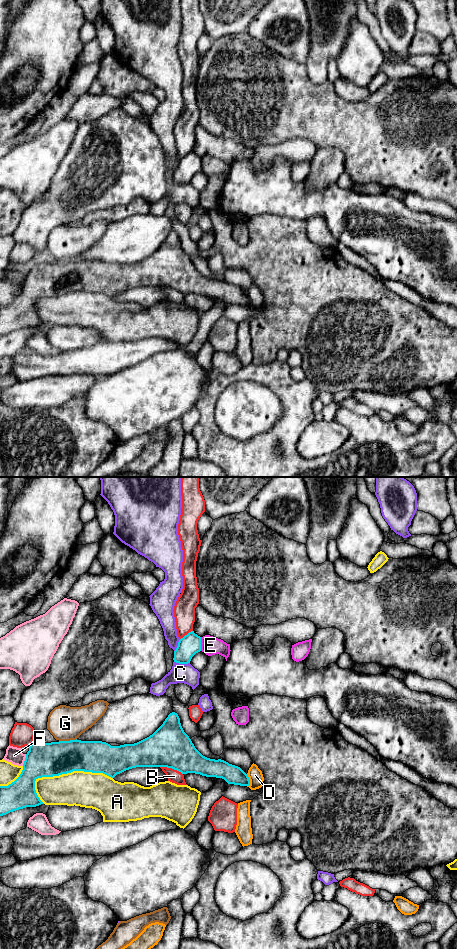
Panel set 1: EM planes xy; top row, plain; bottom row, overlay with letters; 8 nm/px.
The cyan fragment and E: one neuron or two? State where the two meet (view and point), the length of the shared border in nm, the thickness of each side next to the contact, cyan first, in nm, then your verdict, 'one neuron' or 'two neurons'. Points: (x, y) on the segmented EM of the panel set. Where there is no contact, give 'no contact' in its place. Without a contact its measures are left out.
xy (200, 644) | 110 nm | 170/150 nm | two neurons

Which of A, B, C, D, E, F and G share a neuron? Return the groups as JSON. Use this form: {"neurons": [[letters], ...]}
{"neurons": [["A"], ["B"], ["C"], ["D", "E"], ["F"], ["G"]]}

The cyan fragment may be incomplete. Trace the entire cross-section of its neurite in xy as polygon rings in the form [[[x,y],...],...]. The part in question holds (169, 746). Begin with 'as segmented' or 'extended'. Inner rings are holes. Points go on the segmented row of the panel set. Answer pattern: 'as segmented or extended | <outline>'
as segmented | [[[172,712],[163,724],[149,737],[134,743],[111,746],[102,741],[59,741],[51,743],[32,743],[19,777],[8,786],[0,786],[0,816],[26,807],[44,804],[35,790],[35,781],[42,777],[53,777],[73,771],[103,773],[111,778],[136,767],[167,767],[182,774],[195,773],[206,777],[224,779],[228,784],[249,786],[250,780],[240,767],[218,759],[203,756],[184,732],[177,713]]]

